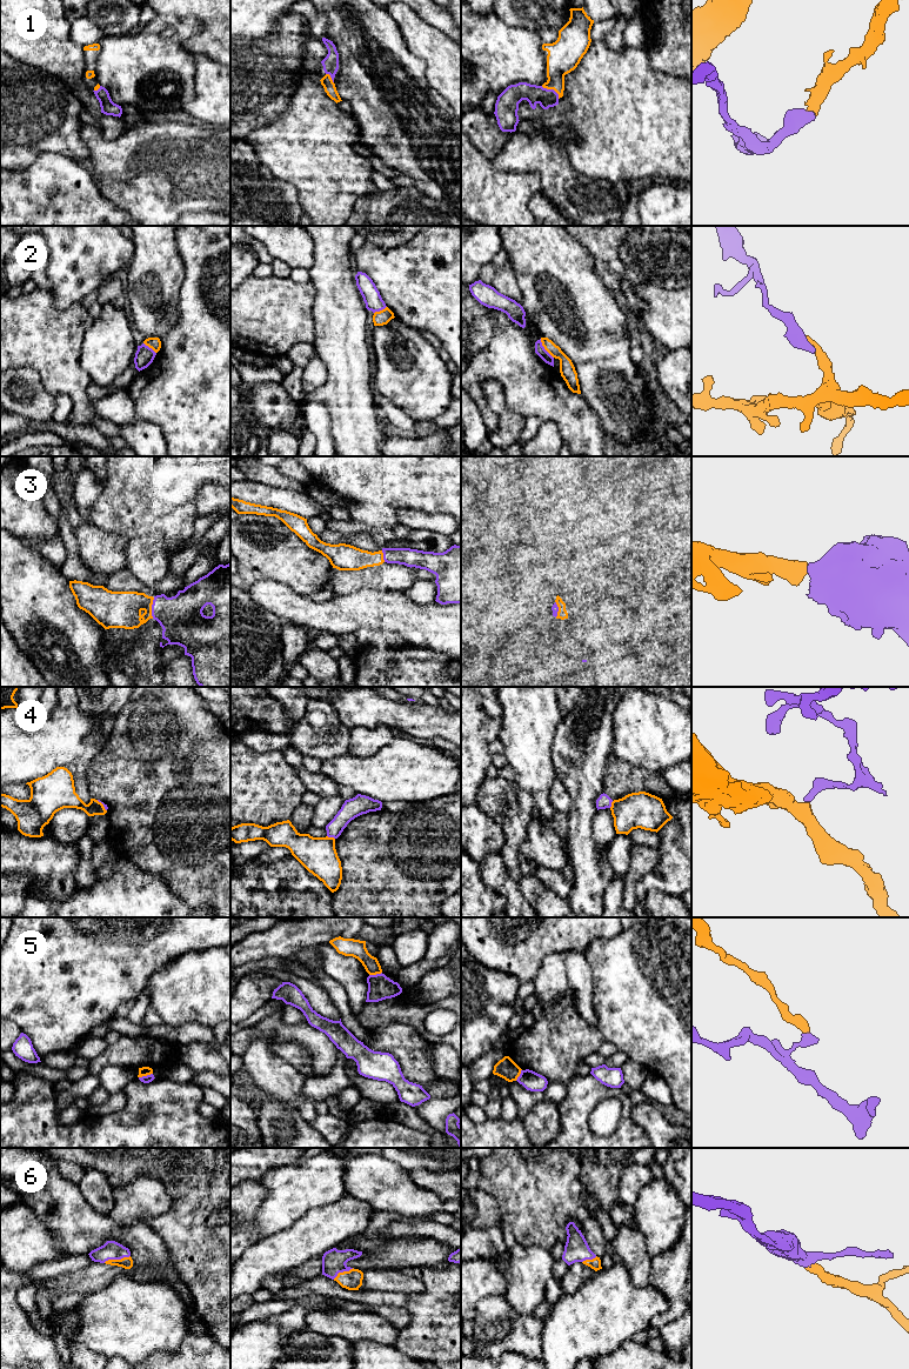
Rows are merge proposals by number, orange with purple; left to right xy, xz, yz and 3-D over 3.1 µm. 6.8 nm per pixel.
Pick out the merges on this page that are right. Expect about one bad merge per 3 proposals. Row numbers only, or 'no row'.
1, 3, 6

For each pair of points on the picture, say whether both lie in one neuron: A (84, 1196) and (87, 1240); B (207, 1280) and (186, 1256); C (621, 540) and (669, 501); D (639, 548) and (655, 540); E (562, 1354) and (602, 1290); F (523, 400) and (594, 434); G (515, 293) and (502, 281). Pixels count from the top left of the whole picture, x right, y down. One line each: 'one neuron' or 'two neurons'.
A: one neuron
B: one neuron
C: two neurons
D: one neuron
E: one neuron
F: one neuron
G: one neuron

